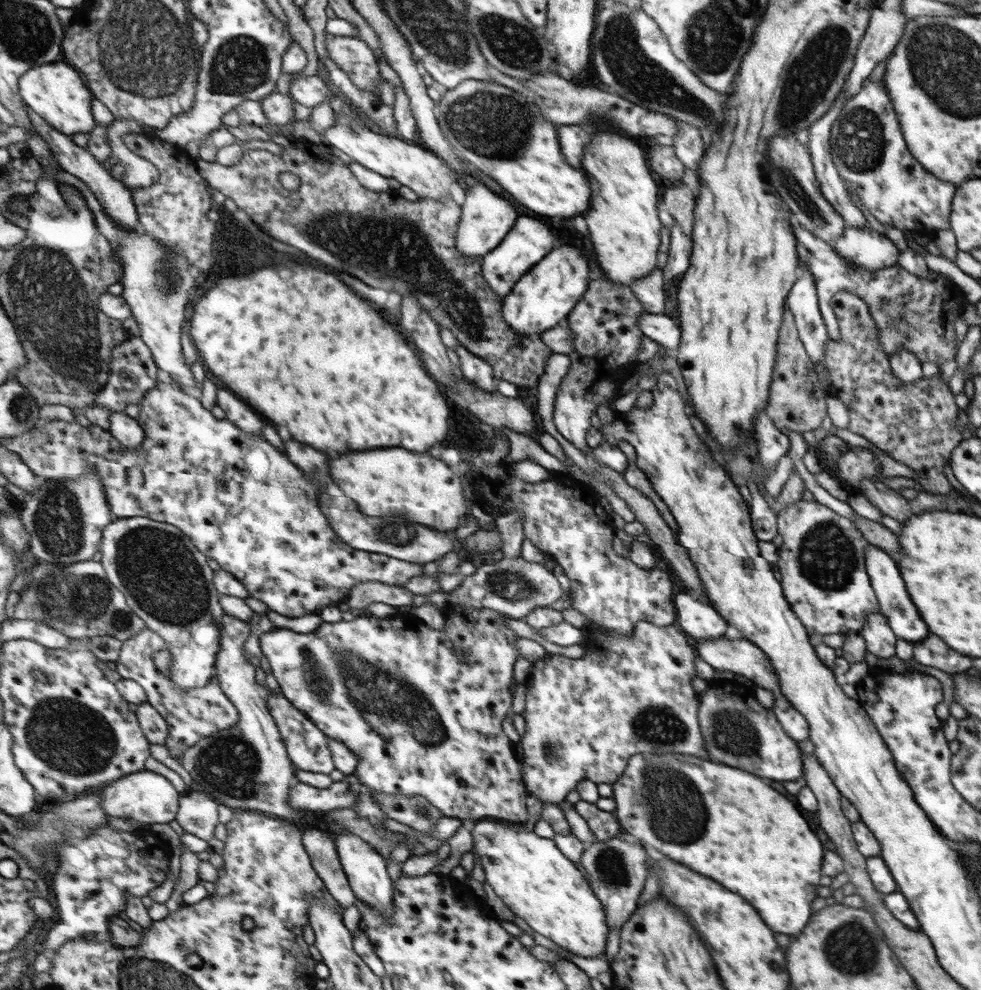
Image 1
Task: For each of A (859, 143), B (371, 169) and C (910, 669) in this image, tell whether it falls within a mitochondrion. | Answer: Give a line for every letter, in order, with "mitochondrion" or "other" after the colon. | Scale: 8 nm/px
A: mitochondrion
B: other
C: other

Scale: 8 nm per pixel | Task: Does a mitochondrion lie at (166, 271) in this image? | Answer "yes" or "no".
yes

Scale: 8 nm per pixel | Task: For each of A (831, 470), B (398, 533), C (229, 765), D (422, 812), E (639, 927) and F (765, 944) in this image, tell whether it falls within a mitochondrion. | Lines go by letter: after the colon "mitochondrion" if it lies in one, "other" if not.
A: other
B: mitochondrion
C: mitochondrion
D: mitochondrion
E: other
F: other

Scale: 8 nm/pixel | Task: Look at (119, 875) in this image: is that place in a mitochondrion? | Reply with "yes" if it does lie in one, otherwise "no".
no

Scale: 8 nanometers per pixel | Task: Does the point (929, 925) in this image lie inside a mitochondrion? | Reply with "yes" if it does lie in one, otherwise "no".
no

